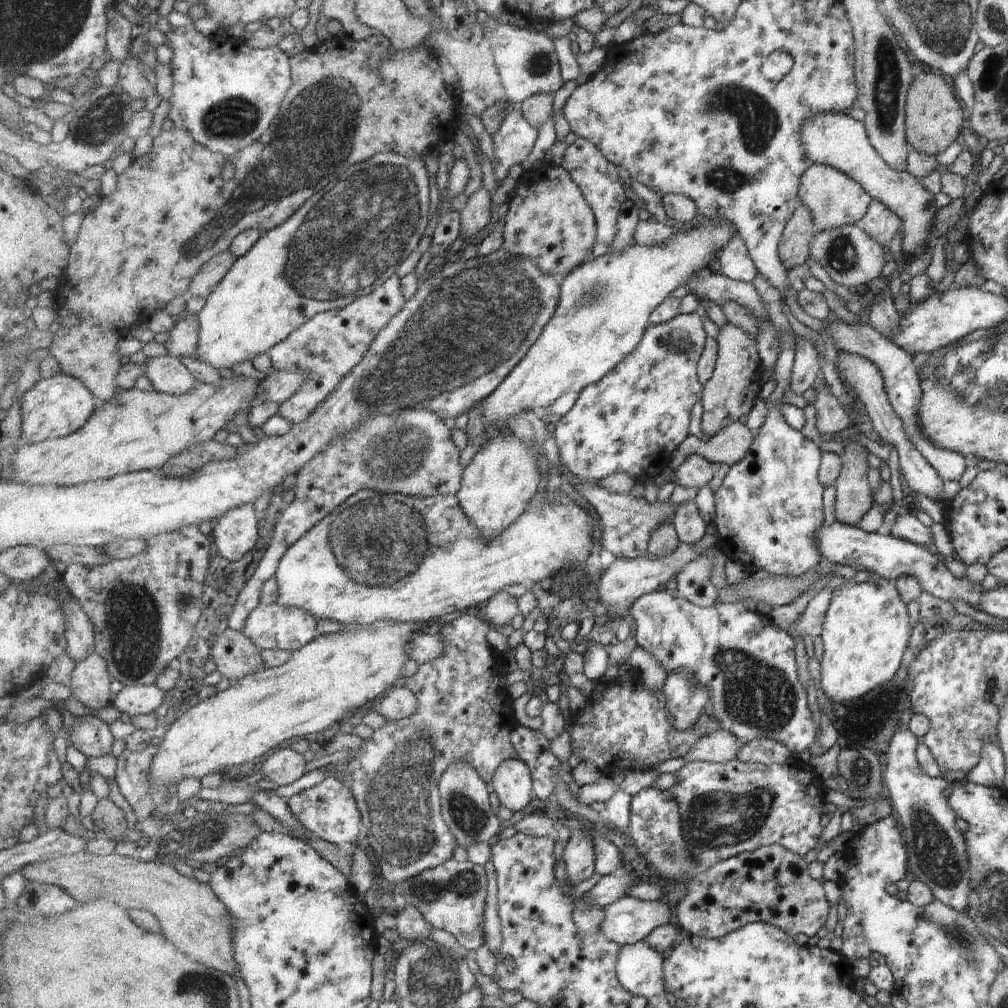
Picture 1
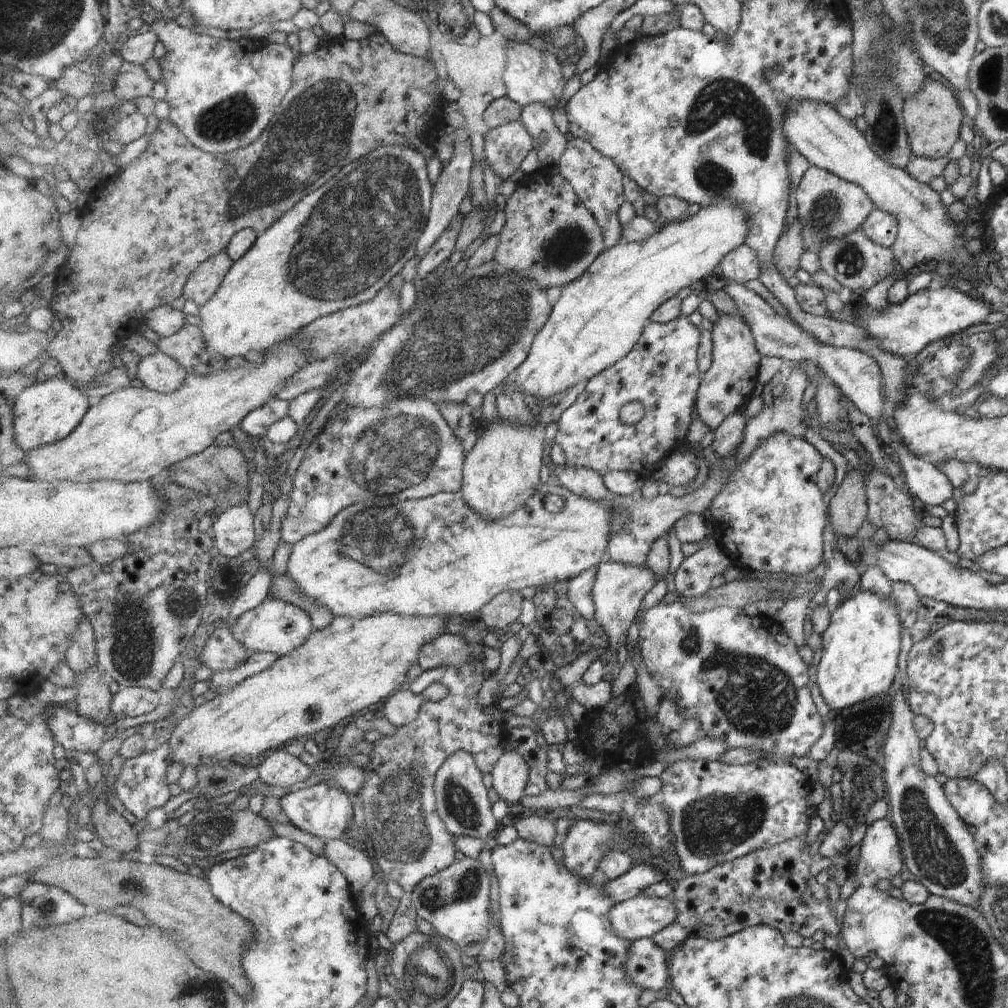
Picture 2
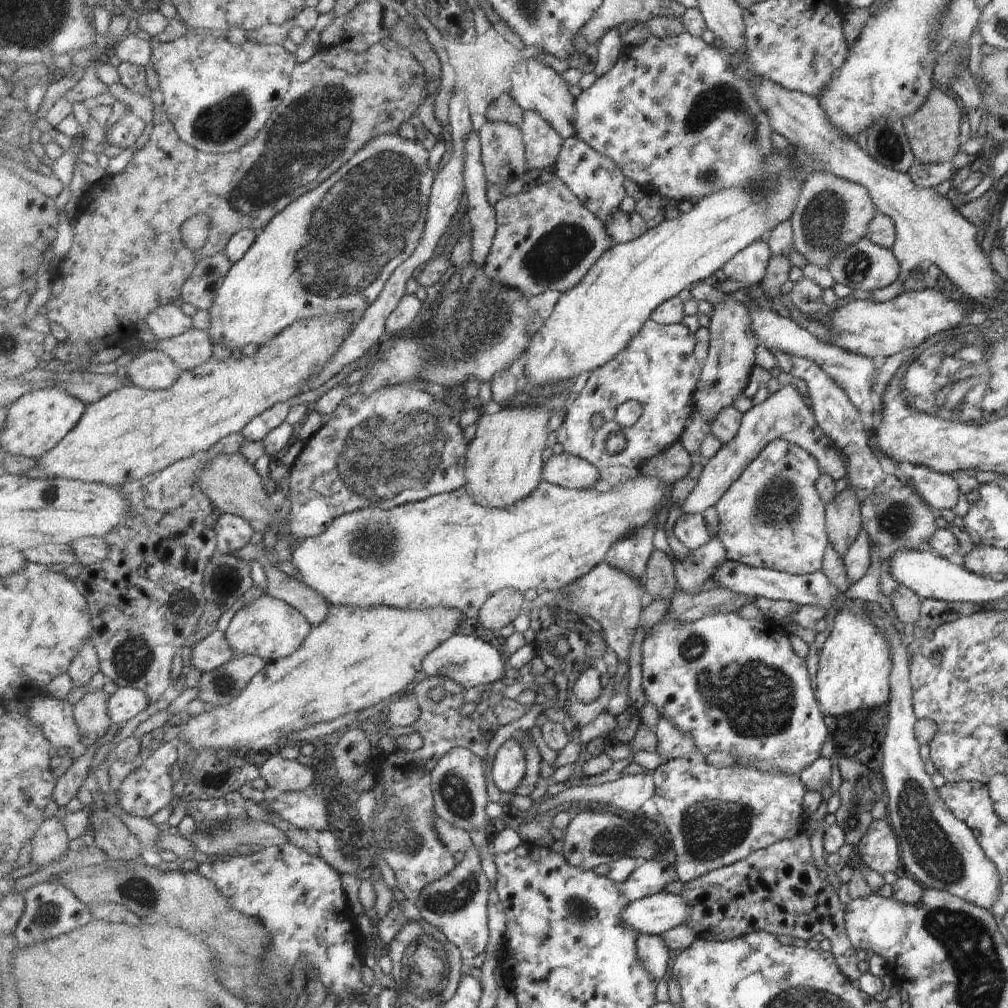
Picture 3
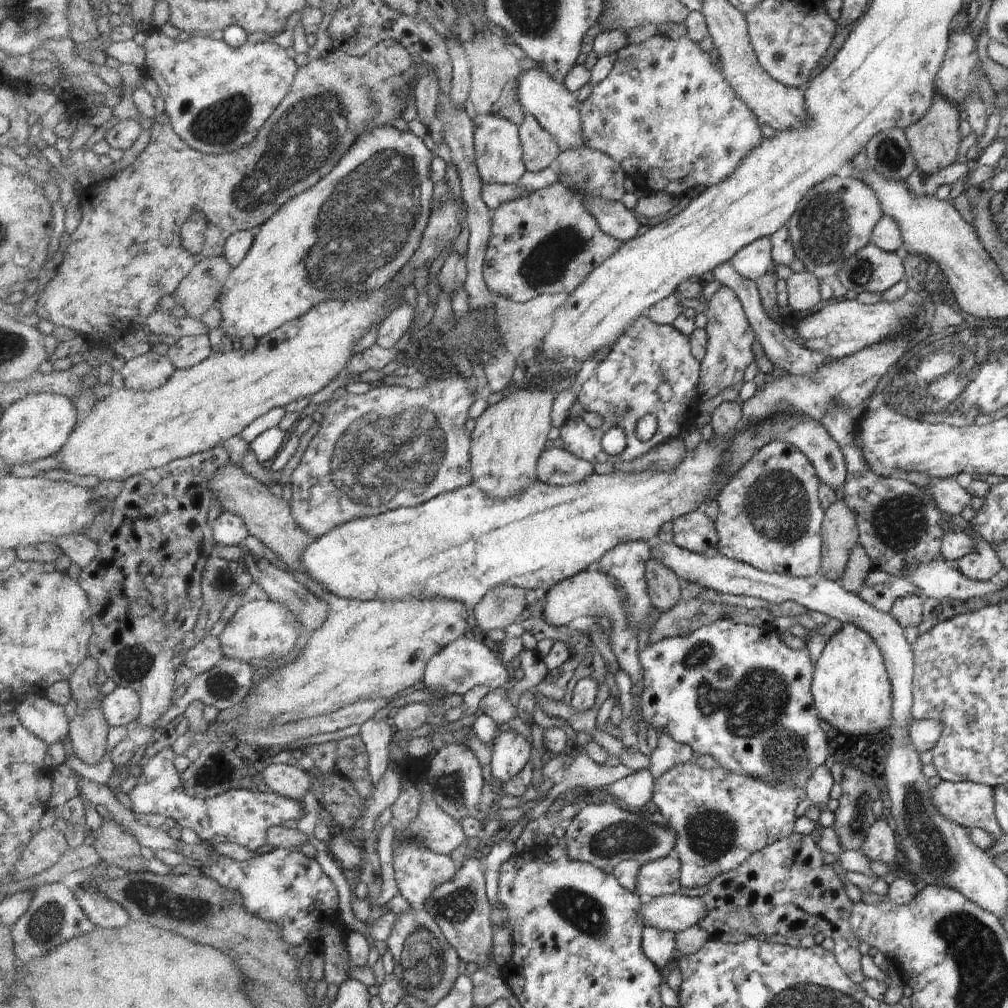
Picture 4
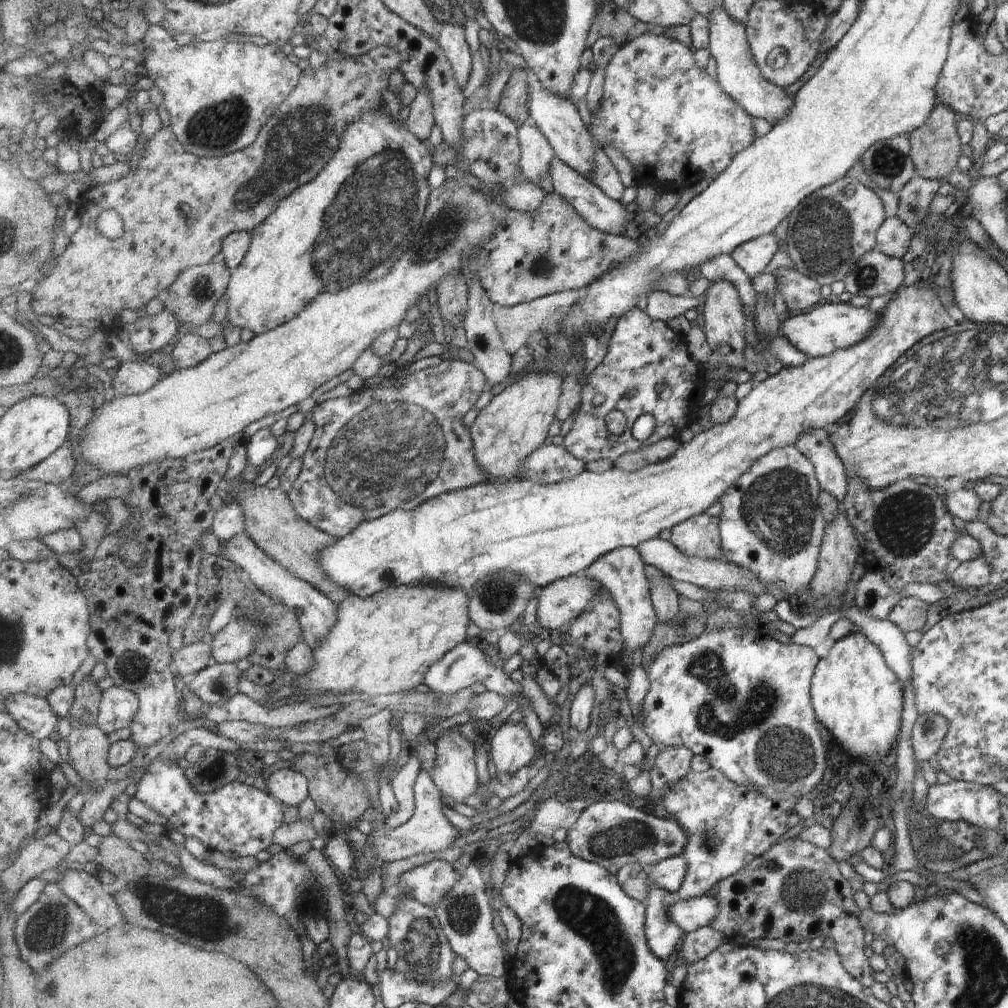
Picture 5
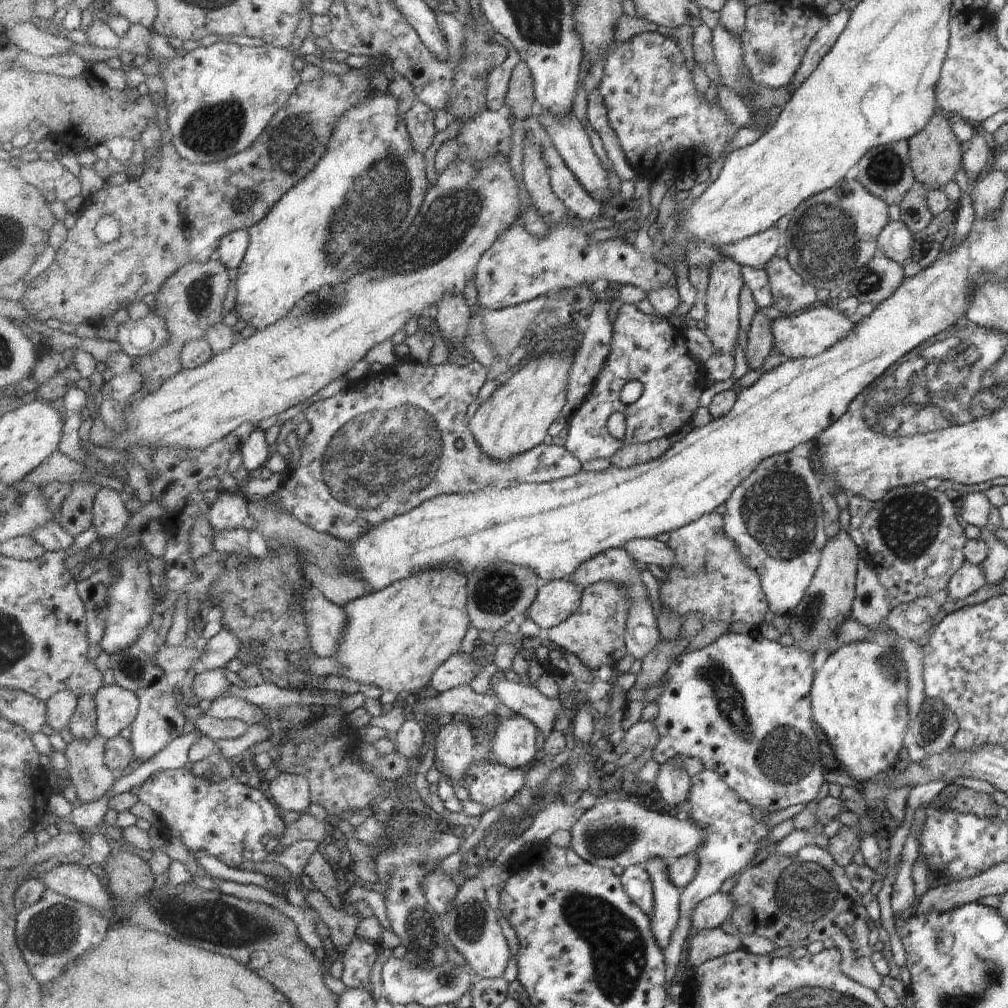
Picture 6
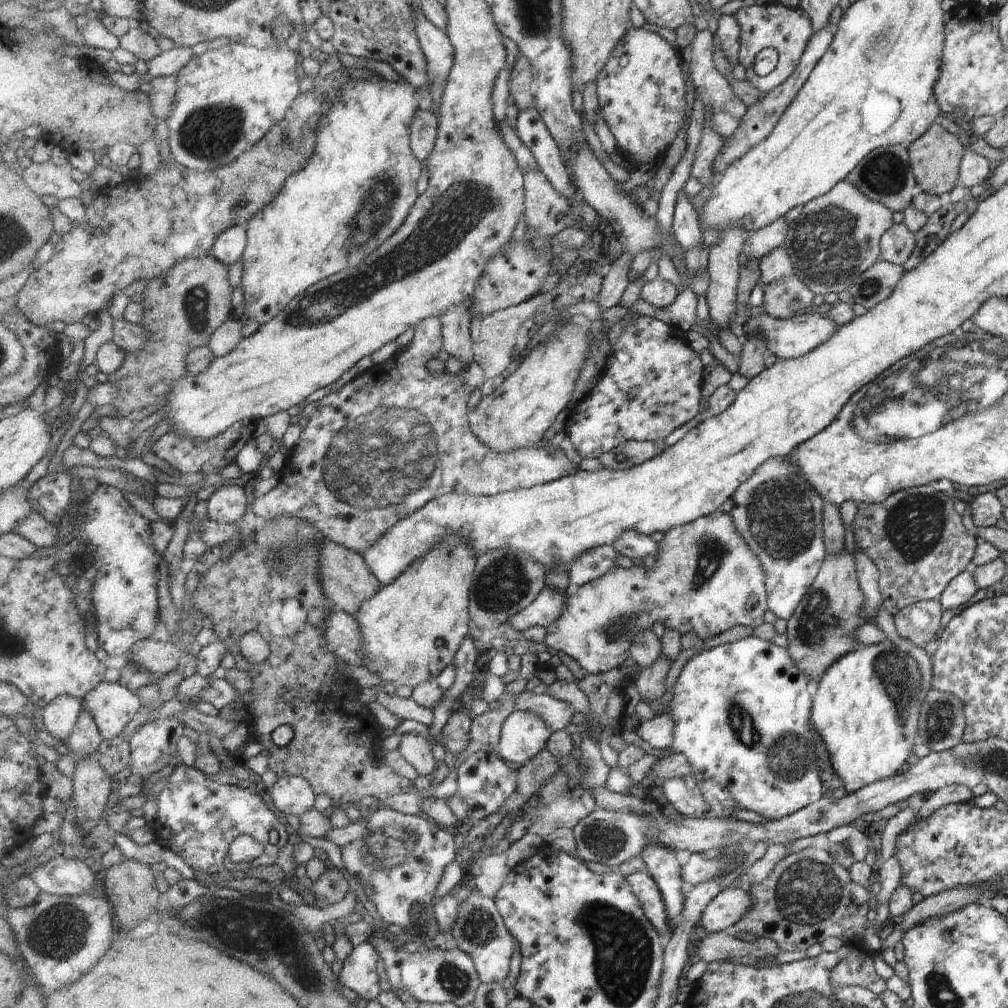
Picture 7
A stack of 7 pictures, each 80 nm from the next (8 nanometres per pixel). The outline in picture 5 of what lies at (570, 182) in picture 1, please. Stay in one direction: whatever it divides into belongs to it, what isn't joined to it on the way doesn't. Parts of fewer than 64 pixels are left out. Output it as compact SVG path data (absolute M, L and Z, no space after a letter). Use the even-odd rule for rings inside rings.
M557 190L545 194L545 200L537 214L529 214L523 210L510 209L505 214L505 220L501 222L497 233L485 244L479 256L479 276L481 284L489 292L491 300L503 306L513 307L521 303L561 292L589 287L597 278L605 274L605 270L613 269L613 266L629 260L633 254L637 254L640 240L621 235L610 235L600 232L587 218L583 218L575 206L569 203L565 196L561 196Z

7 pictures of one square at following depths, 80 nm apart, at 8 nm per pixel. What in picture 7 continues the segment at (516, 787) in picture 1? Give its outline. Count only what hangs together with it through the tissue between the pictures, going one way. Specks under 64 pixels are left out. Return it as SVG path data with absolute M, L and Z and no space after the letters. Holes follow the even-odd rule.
M516 710L503 724L498 754L513 766L523 766L547 747L551 734L541 716Z

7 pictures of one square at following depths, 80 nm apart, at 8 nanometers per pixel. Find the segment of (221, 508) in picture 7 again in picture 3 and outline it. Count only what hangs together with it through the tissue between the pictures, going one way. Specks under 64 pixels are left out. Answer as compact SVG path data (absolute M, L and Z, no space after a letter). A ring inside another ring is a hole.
M230 513L218 514L213 526L219 553L235 555L237 551L250 544L251 536L255 534L251 524L244 517Z

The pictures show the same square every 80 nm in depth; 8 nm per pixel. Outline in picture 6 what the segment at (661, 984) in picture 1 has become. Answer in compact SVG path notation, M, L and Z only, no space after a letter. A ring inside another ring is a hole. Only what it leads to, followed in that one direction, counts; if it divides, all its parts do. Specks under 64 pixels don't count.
M653 858L643 865L653 884L655 892L655 914L651 918L651 930L659 944L659 948L665 952L665 948L671 944L673 932L679 928L681 890L671 882L671 876L667 874L667 864L663 858Z

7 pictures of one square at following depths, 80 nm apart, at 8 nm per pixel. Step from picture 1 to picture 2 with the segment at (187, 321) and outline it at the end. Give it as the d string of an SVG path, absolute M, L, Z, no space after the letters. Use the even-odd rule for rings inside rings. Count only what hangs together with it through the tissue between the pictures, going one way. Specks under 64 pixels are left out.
M187 324L173 336L160 337L156 345L159 351L171 355L188 370L201 362L212 364L201 326Z

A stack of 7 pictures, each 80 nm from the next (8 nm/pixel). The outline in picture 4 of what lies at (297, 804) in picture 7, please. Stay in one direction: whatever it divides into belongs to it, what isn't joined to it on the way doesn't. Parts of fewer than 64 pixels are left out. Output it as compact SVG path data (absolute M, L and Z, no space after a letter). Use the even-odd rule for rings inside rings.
M271 763L261 773L266 786L285 798L295 798L301 802L307 796L309 788L312 788L311 774L288 763Z

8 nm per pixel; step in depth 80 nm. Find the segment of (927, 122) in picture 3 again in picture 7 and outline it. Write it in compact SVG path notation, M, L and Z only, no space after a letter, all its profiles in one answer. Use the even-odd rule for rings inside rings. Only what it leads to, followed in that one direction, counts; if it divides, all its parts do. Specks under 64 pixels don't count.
M933 122L924 134L906 146L906 152L914 183L921 187L922 192L941 196L944 192L949 193L958 184L958 165L965 151L960 140L947 132L941 124Z

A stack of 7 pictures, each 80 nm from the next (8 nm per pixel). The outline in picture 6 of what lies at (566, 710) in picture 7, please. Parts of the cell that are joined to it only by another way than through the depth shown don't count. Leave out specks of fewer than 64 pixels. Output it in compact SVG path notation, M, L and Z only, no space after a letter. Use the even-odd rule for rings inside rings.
M491 678L491 688L498 700L517 715L529 718L545 736L554 732L559 714L564 712L559 698L547 698L533 685L509 682L505 678Z

